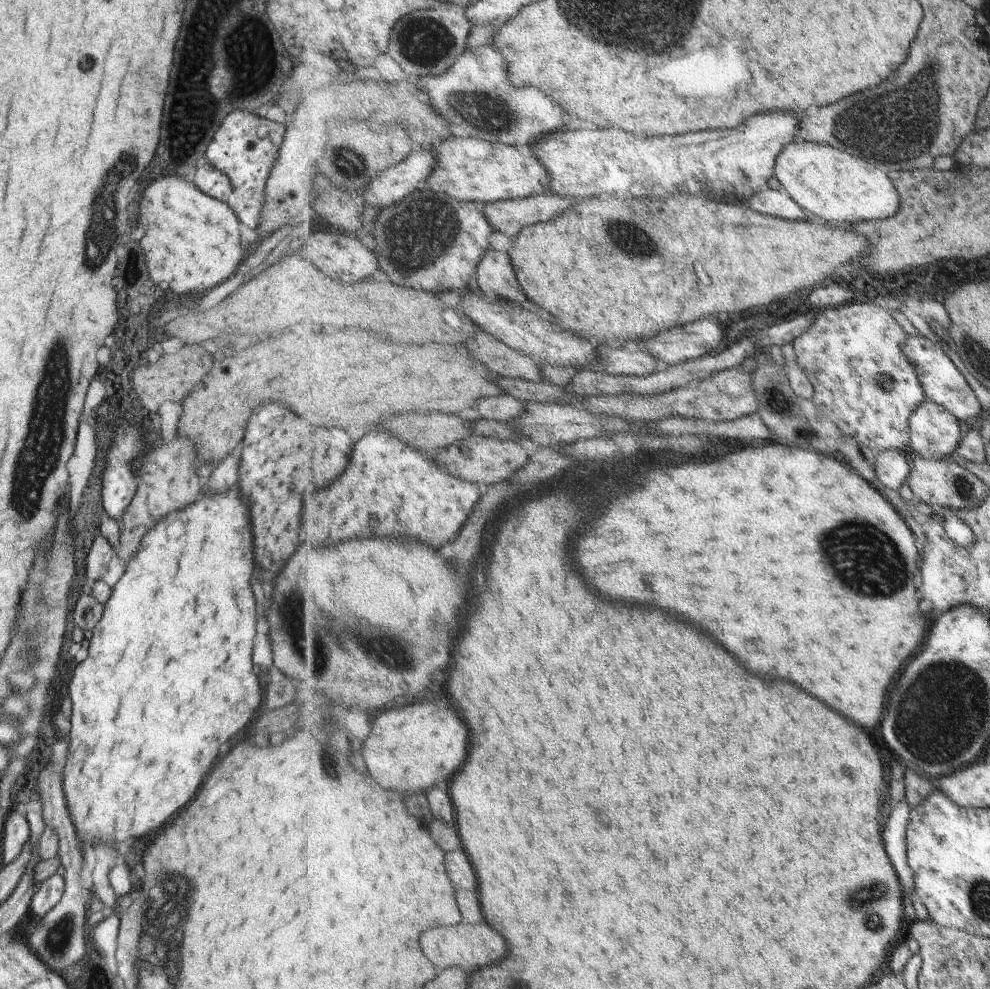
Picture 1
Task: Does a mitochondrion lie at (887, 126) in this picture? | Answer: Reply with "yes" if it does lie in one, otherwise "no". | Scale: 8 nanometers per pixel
yes

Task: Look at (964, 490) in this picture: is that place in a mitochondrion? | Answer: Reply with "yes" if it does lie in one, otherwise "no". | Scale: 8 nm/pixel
yes

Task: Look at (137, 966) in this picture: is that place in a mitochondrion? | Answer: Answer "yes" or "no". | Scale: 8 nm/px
yes

